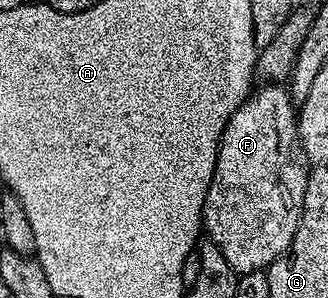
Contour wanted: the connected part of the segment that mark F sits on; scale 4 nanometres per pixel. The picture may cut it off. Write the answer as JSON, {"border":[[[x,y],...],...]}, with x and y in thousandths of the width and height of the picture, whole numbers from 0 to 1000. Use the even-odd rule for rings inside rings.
{"border":[[[814,279],[802,285],[805,299],[780,295],[774,309],[756,322],[741,352],[720,372],[698,413],[686,426],[680,460],[668,470],[668,517],[662,520],[662,547],[649,574],[649,601],[637,614],[637,641],[625,654],[625,681],[619,685],[619,748],[616,765],[637,792],[640,819],[655,822],[674,842],[674,856],[686,856],[686,883],[698,883],[698,896],[710,896],[716,913],[738,923],[747,916],[787,916],[814,906],[832,879],[851,862],[866,859],[887,832],[887,805],[899,799],[899,779],[912,768],[912,748],[924,735],[924,658],[936,638],[939,570],[930,564],[921,537],[899,540],[899,513],[905,527],[905,477],[912,473],[912,423],[905,416],[905,352],[887,336],[887,315],[860,282]]]}

